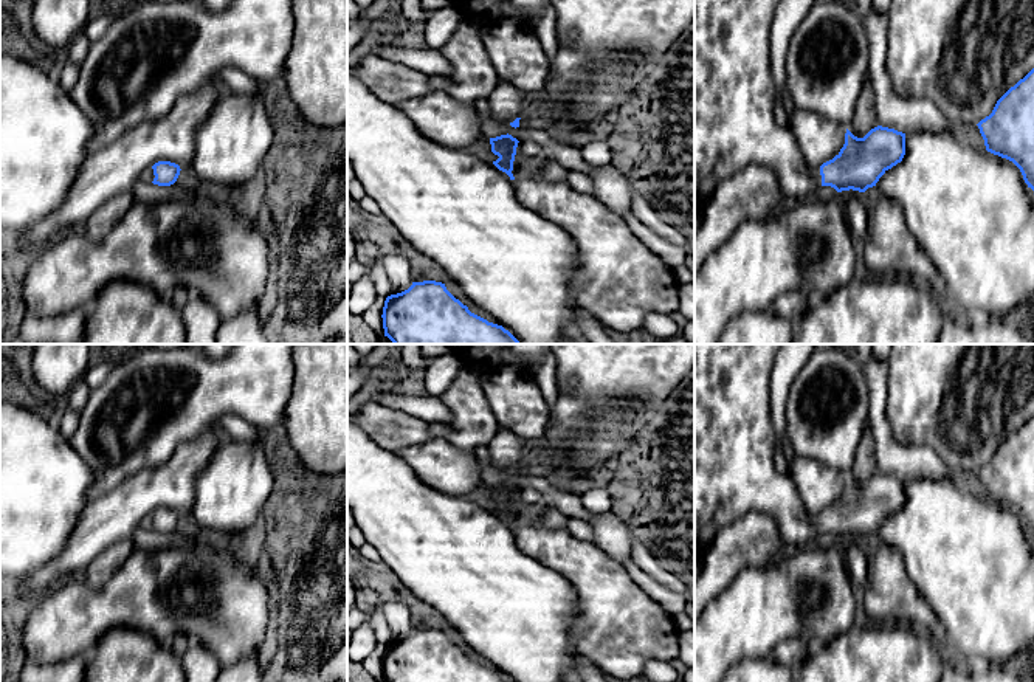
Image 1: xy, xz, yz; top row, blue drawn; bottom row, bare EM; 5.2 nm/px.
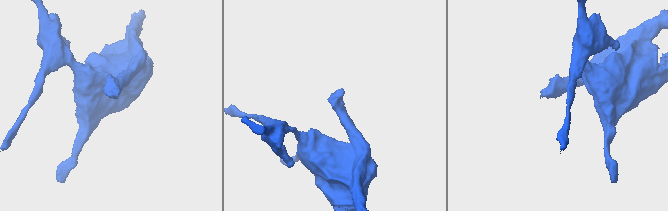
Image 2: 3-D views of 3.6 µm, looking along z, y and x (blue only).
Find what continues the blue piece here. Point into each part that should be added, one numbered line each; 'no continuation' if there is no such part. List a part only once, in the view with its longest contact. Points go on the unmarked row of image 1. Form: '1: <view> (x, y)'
1: yz (735, 439)

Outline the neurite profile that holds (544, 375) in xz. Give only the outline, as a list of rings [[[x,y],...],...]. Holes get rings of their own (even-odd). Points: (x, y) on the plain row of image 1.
[[[549,350],[530,372],[530,378],[539,388],[550,411],[560,395],[557,380],[557,358],[552,350]]]

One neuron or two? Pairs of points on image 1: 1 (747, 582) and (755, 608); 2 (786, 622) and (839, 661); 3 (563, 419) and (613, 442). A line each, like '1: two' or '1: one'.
1: one
2: two
3: one

